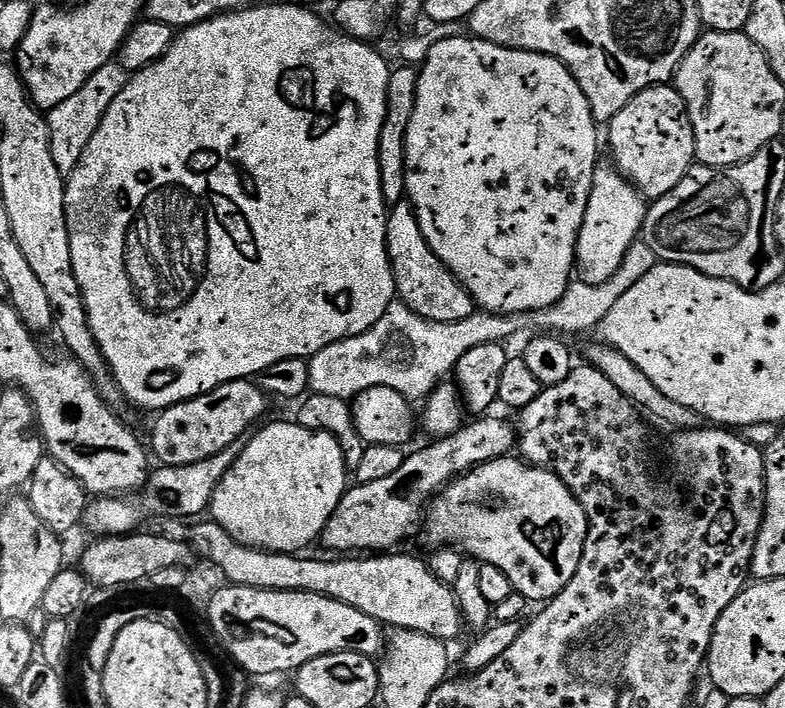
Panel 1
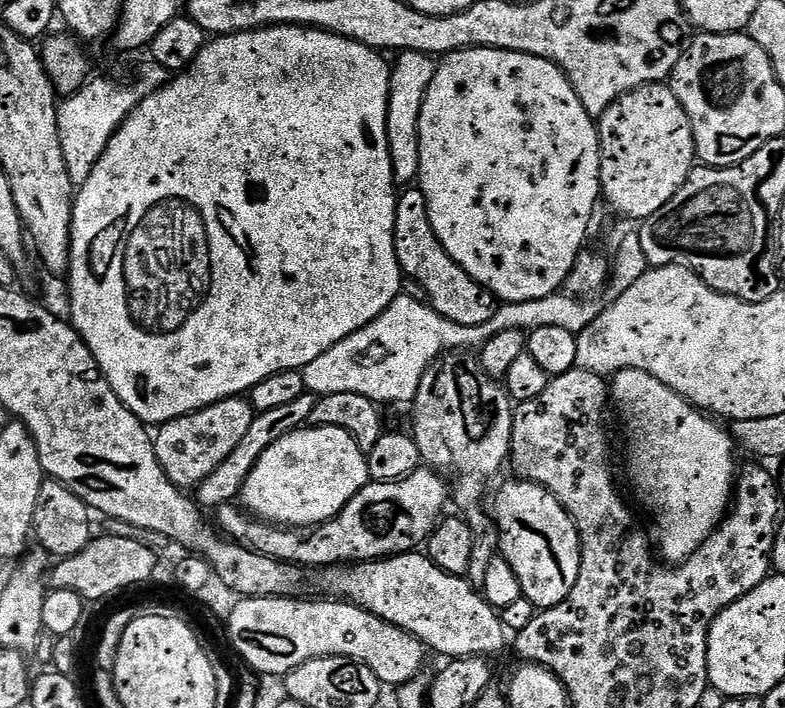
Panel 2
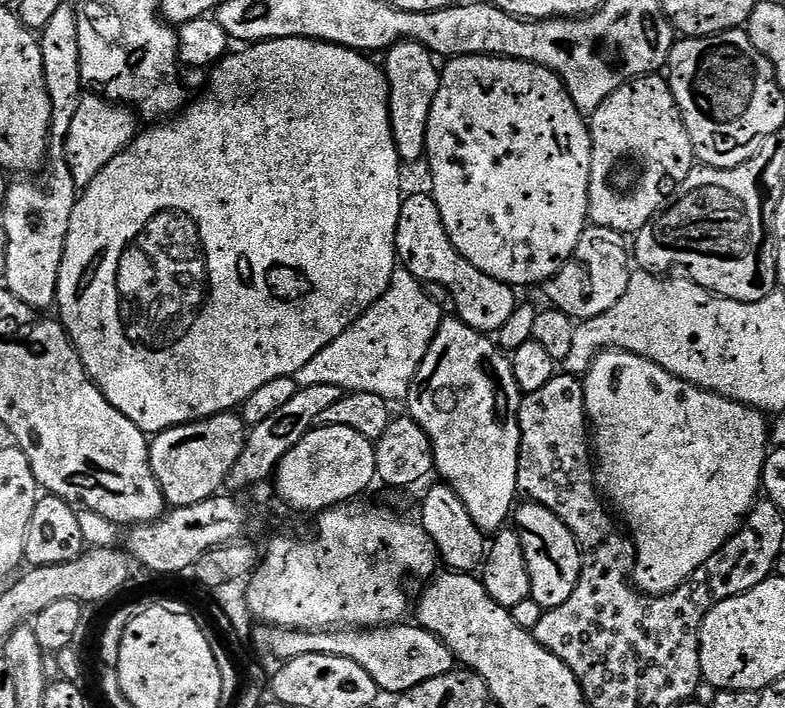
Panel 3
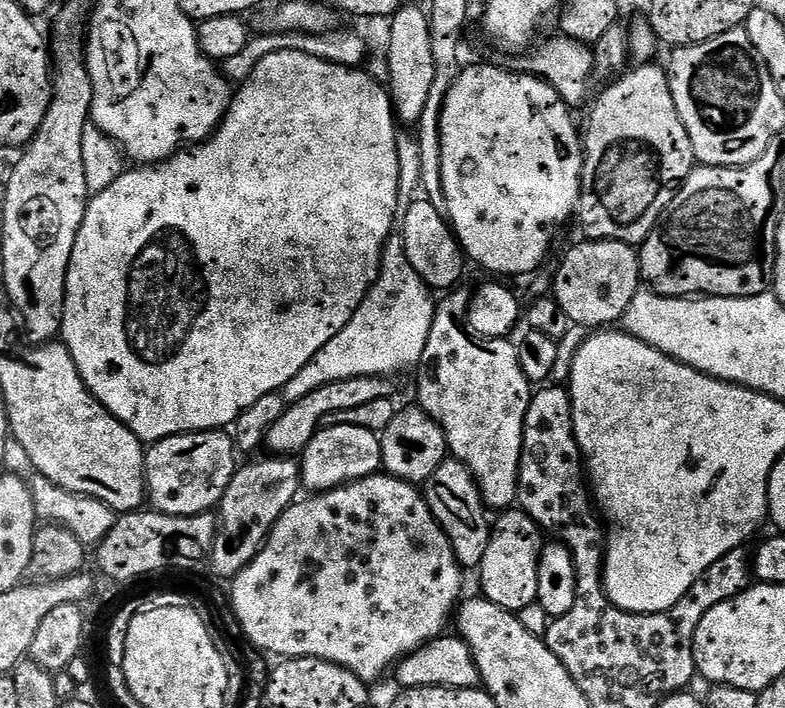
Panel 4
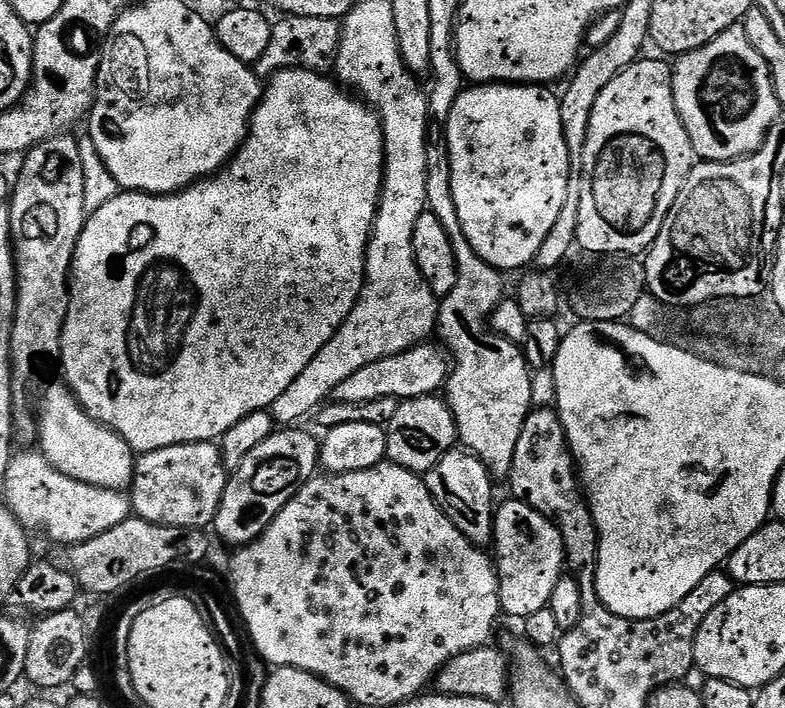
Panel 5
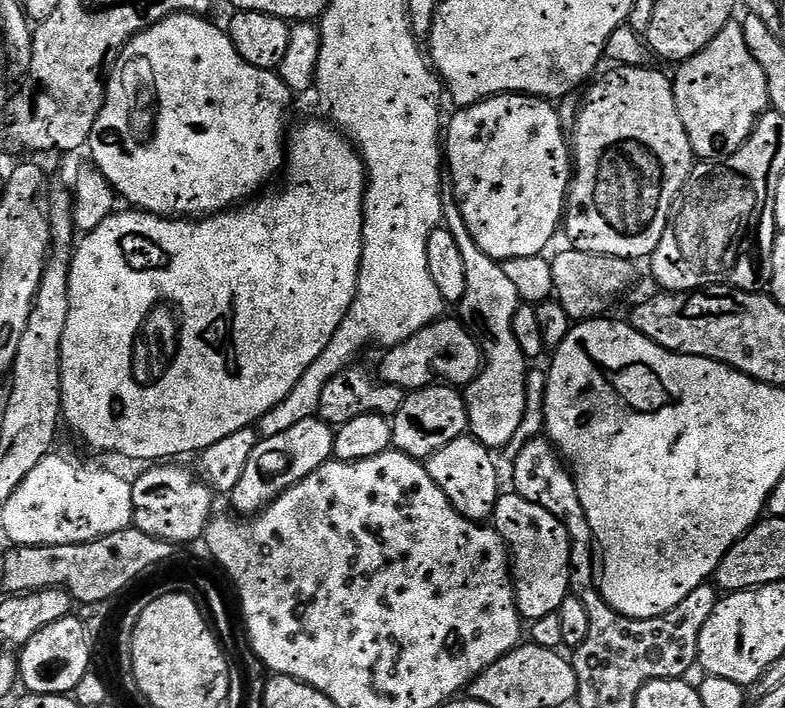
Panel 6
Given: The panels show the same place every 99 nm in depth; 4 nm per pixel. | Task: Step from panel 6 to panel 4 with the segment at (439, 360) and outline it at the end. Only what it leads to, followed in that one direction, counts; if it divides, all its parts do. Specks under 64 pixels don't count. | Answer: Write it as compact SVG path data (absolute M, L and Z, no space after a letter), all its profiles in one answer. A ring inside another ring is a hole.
M367 376L366 378L342 378L342 382L330 382L318 390L314 390L314 394L308 394L306 398L302 398L296 404L288 404L284 409L282 418L278 418L278 422L274 422L274 426L270 426L266 441L267 451L272 454L303 453L304 448L310 442L310 438L314 438L314 434L320 431L326 414L338 414L338 410L355 410L357 406L366 406L370 402L378 402L378 398L389 398L393 395L392 384L391 379L383 376Z

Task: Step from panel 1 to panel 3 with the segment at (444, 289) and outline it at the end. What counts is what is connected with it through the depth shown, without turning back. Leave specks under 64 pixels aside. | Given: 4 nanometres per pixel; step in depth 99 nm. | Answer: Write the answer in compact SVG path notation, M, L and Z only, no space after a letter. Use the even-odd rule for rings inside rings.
M427 191L405 195L400 205L398 230L396 231L396 254L399 263L408 269L411 276L425 285L437 284L452 295L456 303L455 315L475 332L496 334L512 320L516 312L517 289L498 278L490 278L478 266L474 266L450 242L442 214L436 205L436 199Z

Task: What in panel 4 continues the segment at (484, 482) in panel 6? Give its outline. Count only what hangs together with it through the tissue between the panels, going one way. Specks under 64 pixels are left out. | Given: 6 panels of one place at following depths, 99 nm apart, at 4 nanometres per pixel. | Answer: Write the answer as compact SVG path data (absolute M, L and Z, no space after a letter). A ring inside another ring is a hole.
M445 459L426 482L426 499L436 523L452 543L452 554L456 563L464 570L479 569L480 563L486 558L486 548L492 541L494 532L490 527L490 518L488 520L484 514L486 505L480 494L480 485L472 472L460 460Z

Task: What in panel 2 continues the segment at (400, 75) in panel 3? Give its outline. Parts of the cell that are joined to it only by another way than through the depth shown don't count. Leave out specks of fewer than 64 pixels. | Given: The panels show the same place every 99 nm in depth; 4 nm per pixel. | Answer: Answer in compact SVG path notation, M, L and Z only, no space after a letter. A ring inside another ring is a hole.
M406 52L397 57L396 64L394 60L391 65L392 81L388 91L388 149L392 159L392 179L397 185L403 186L403 184L410 183L411 180L413 183L420 175L420 111L430 82L436 73L437 65L431 55L422 52Z

